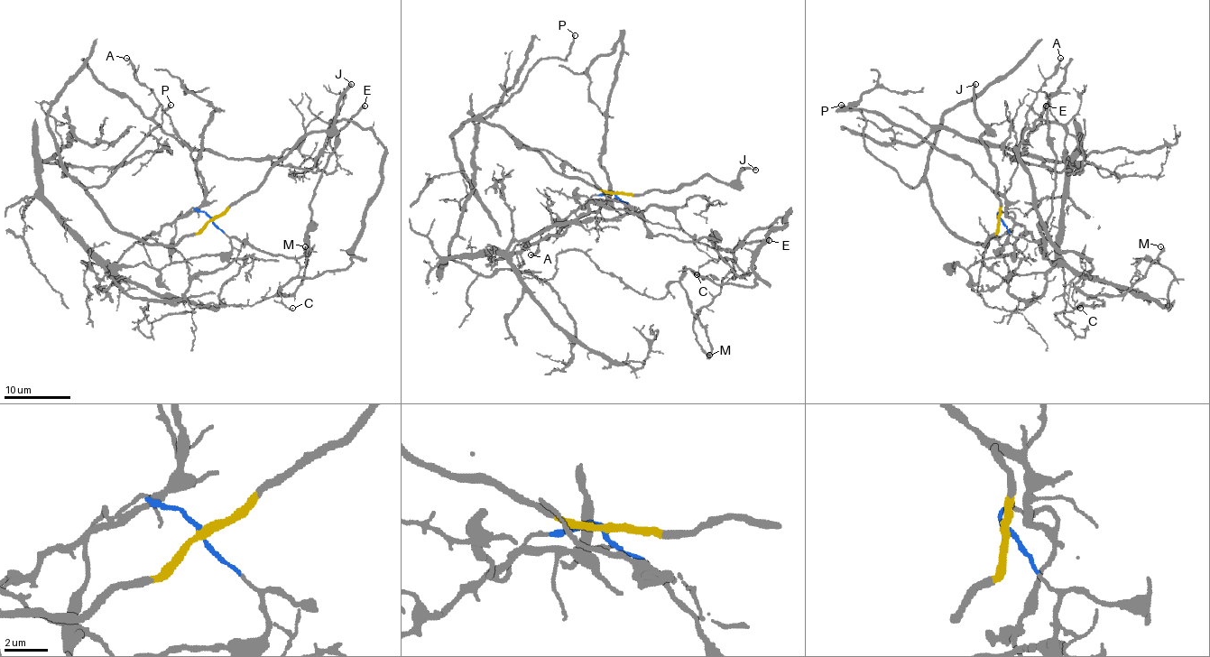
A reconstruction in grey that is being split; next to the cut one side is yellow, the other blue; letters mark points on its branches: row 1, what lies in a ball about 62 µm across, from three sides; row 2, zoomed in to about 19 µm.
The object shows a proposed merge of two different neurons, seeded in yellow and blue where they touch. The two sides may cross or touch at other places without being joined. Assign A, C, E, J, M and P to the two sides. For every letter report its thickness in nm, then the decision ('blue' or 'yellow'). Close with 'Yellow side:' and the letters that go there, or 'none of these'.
A: calibre 130 nm; blue
C: calibre 100 nm; blue
E: calibre 320 nm; blue
J: calibre 320 nm; yellow
M: calibre 200 nm; blue
P: calibre 240 nm; yellow
Yellow side: J, P

